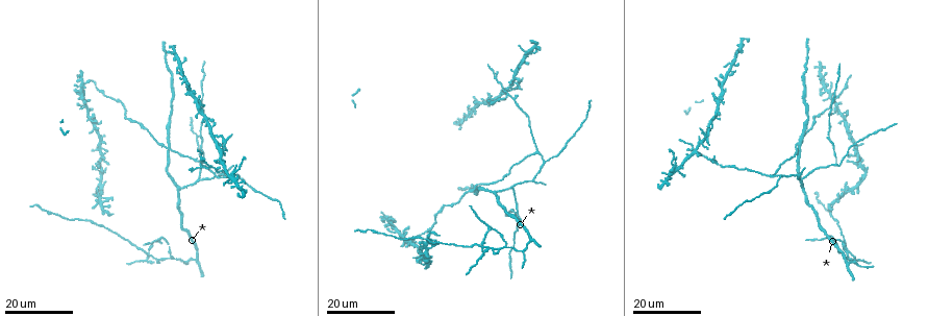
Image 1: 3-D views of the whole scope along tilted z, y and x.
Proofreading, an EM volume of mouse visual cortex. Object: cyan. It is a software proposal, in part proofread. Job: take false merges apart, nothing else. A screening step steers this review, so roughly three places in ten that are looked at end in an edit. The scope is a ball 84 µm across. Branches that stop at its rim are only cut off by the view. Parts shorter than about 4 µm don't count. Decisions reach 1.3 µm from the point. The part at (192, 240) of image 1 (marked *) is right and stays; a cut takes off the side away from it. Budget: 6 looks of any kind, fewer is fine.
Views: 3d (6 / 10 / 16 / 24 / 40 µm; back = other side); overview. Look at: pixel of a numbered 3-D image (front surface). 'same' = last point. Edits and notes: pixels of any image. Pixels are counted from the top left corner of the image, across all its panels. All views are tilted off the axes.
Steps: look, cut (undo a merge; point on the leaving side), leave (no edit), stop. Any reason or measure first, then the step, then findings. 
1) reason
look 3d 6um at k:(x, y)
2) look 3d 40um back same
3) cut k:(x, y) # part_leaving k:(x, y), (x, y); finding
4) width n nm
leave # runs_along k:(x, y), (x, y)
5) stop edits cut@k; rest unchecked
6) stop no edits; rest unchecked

three arms meet
look 3d 16um at 1:(545, 161)

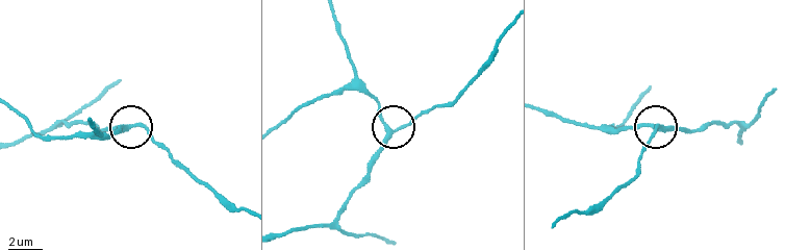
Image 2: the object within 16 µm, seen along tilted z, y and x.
look 3d 6um at 2:(390, 130)

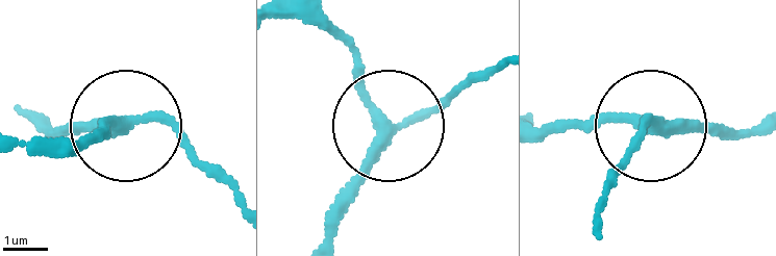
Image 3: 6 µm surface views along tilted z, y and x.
width 230 nm
leave # runs_along 3:(324, 231), (349, 175), (393, 129), (499, 67); all the same neuron

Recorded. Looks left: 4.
thin arm on a thick one
look 3d 16um at 1:(231, 175)

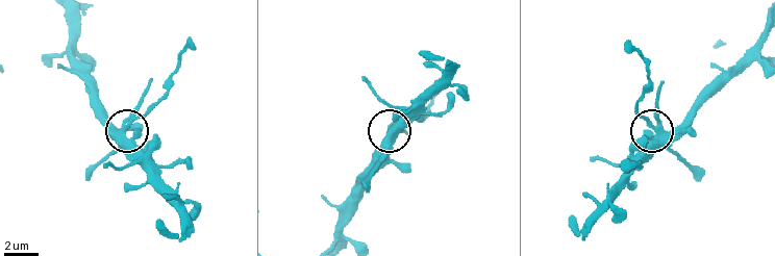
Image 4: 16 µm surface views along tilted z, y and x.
look 3d 10um at 4:(647, 121)

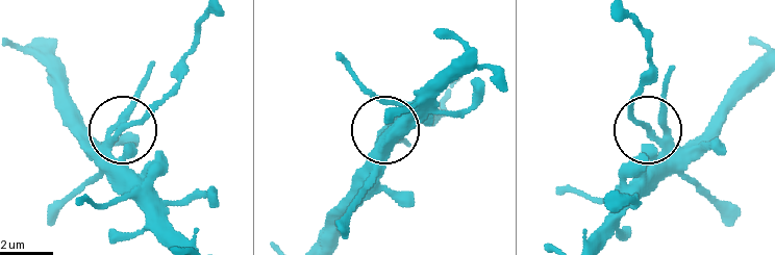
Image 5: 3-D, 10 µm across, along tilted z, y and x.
look 3d 6um at 5:(119, 133)

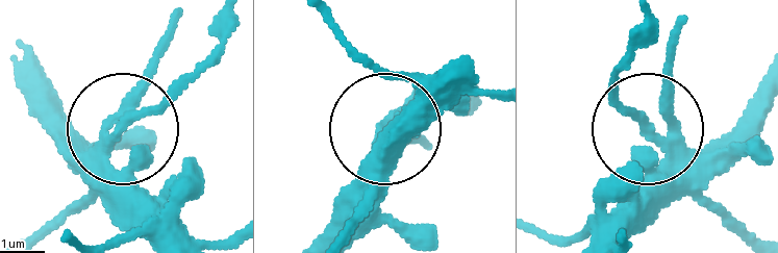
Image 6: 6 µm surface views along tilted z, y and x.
leave # all the same neuron

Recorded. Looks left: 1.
stop no edits; rest unchecked

